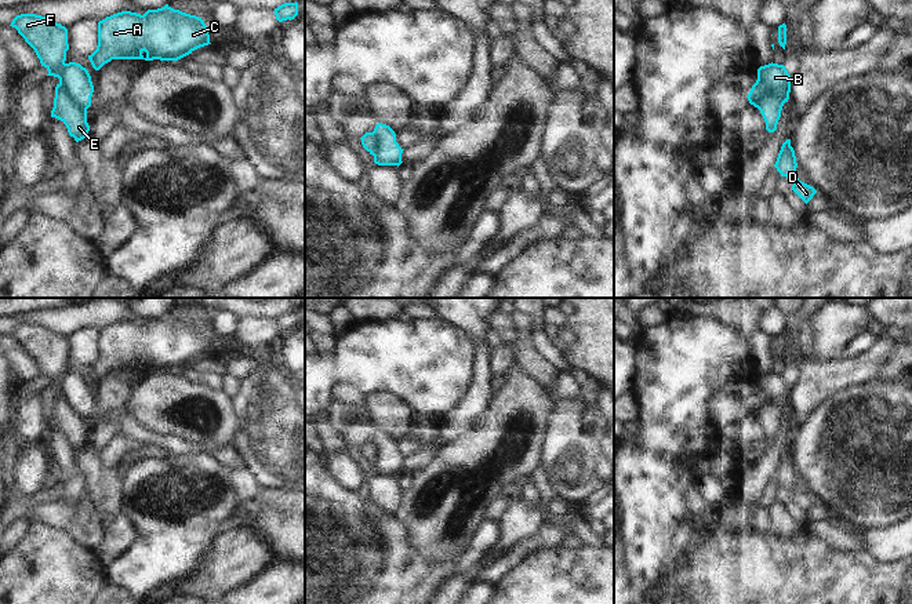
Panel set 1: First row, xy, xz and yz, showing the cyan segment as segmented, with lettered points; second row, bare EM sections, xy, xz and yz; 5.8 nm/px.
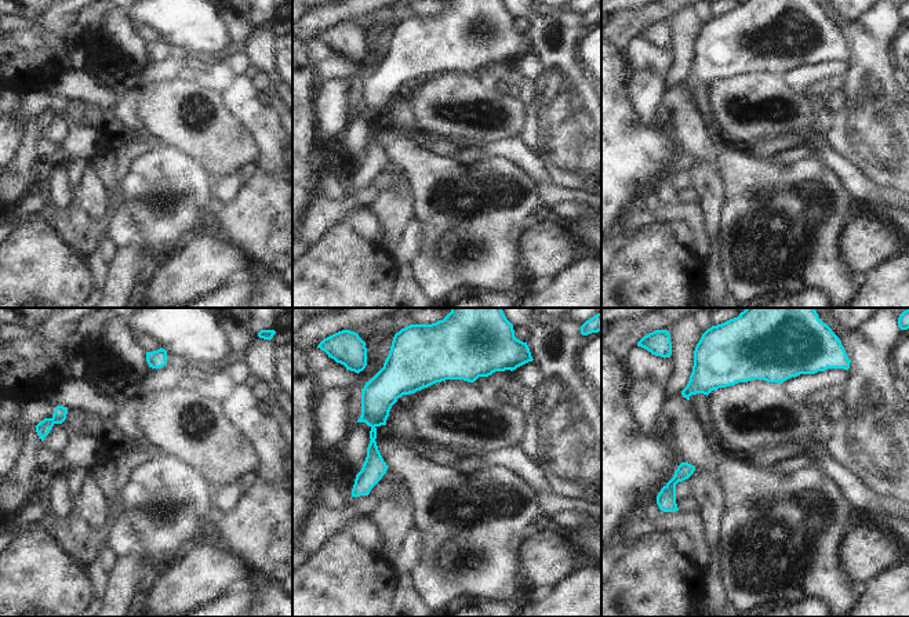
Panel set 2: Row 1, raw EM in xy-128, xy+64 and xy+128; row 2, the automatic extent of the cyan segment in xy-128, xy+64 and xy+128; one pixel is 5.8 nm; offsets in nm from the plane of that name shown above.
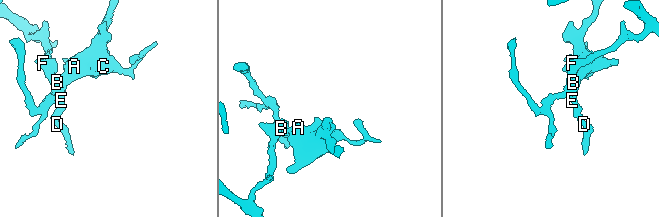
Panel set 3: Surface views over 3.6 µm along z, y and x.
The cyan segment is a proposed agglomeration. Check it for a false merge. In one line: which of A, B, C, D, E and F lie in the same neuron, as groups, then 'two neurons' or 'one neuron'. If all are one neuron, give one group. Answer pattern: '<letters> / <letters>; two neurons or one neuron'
A B C / D E F; two neurons

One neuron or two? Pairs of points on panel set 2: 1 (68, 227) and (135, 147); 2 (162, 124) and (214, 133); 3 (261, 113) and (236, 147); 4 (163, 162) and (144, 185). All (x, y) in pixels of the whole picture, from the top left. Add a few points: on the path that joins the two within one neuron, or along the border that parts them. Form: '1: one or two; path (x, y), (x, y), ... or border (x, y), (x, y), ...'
1: one; path (94, 227), (109, 211), (116, 199), (120, 173)
2: one; path (174, 124), (180, 124), (189, 133), (202, 134)
3: two; border (226, 106), (257, 148), (257, 155), (253, 160)
4: one; path (162, 167), (149, 180)

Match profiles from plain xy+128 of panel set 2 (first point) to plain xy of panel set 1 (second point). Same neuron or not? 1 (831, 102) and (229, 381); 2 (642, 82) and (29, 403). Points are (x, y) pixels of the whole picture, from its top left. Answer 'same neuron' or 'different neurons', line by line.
1: same neuron
2: same neuron

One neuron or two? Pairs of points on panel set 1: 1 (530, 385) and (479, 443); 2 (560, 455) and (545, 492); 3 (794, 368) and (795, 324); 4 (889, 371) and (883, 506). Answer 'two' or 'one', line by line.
1: one
2: two
3: one
4: two

